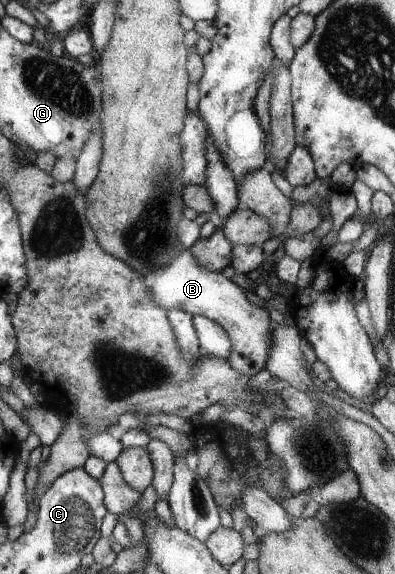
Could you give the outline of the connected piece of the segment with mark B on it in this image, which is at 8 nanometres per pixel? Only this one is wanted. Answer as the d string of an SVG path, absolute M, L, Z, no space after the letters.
M183 249L167 266L157 268L155 274L151 272L151 277L144 277L150 284L149 292L153 292L153 298L163 309L179 308L193 316L203 315L217 321L232 337L232 354L227 358L229 364L245 377L255 376L266 368L272 354L274 334L269 314L263 307L247 302L243 290L237 284L231 284L229 278L220 272L211 272L199 263L191 249Z

